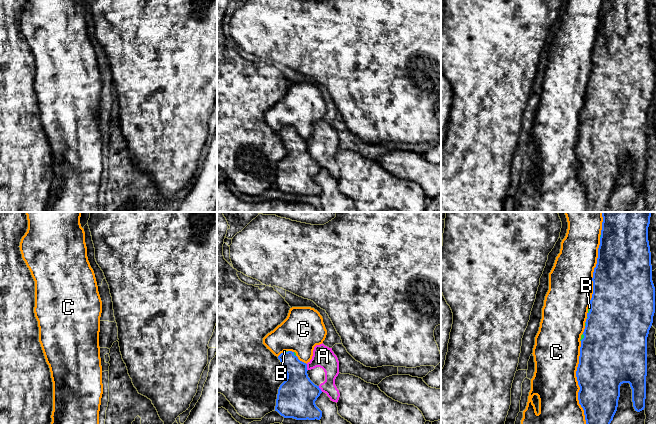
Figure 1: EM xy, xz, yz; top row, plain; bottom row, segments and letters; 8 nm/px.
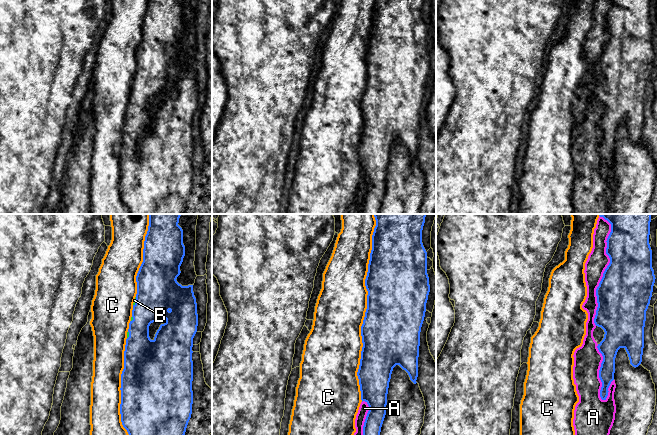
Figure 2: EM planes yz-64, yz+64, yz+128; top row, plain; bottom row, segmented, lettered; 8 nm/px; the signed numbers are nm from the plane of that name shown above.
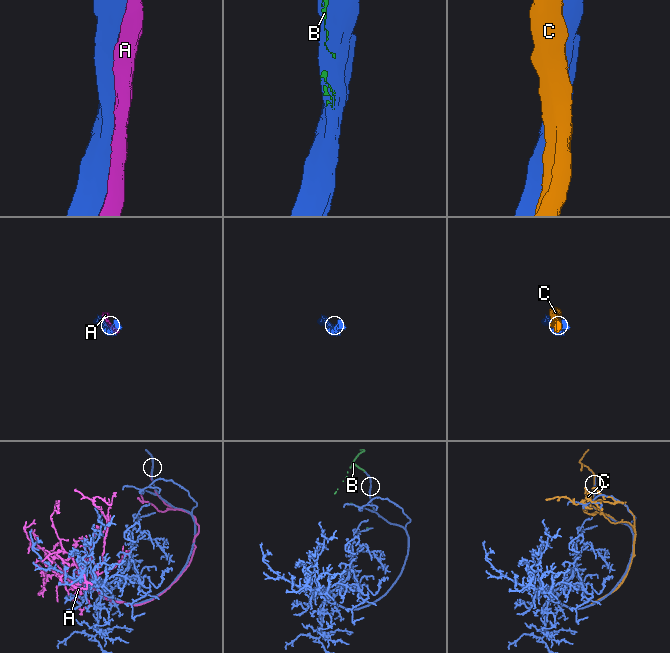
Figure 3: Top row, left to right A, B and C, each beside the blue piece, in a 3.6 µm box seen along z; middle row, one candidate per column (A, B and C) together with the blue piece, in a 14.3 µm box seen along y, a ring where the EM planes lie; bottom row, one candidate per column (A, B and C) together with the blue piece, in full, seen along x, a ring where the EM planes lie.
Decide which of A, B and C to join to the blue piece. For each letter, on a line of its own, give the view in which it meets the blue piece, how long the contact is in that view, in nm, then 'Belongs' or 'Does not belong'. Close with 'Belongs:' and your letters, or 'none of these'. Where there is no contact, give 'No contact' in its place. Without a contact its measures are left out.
A: Touches blue in xz. Shared border 60 nm. Does not belong
B: Touches blue in yz. Shared border 60 nm. Belongs
C: Touches blue in yz. Shared border 650 nm. Does not belong
Belongs: B

